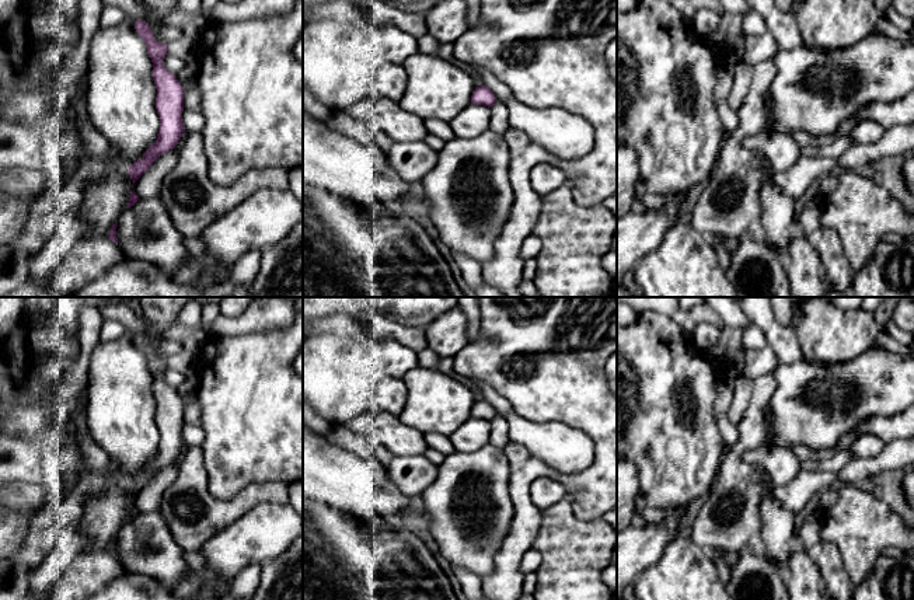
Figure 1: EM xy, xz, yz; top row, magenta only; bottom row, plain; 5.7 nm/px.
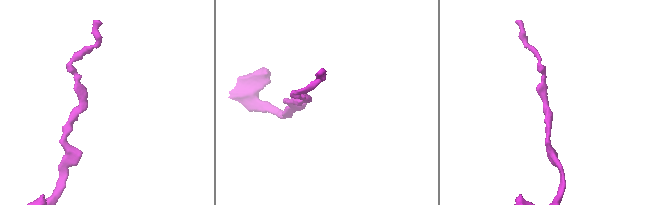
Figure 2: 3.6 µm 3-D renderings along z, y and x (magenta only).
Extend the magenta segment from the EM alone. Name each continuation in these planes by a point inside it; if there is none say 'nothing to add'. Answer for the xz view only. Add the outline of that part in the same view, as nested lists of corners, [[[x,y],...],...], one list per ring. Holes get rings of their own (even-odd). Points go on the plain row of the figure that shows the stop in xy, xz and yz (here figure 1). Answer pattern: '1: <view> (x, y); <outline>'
1: xz (499, 436); [[[496,415],[491,421],[489,444],[505,449],[510,443],[509,423],[505,416]]]

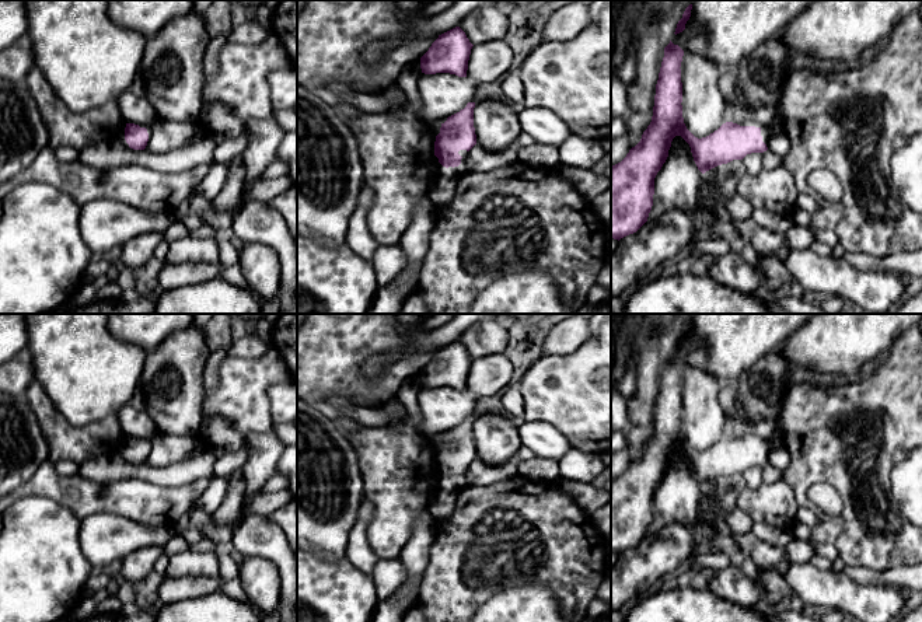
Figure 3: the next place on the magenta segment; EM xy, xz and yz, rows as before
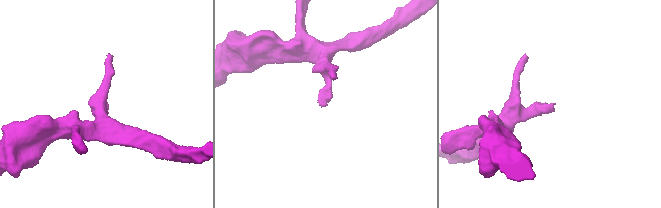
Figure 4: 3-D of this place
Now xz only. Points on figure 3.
1: xz (444, 493); [[[460,464],[458,468],[462,471],[458,481],[443,481],[439,472],[434,469],[434,489],[432,500],[427,507],[427,513],[433,518],[434,524],[446,520],[454,509],[454,503],[458,492],[465,486],[467,464]]]

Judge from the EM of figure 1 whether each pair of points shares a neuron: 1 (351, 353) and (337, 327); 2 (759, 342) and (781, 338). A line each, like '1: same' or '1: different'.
1: different
2: different

